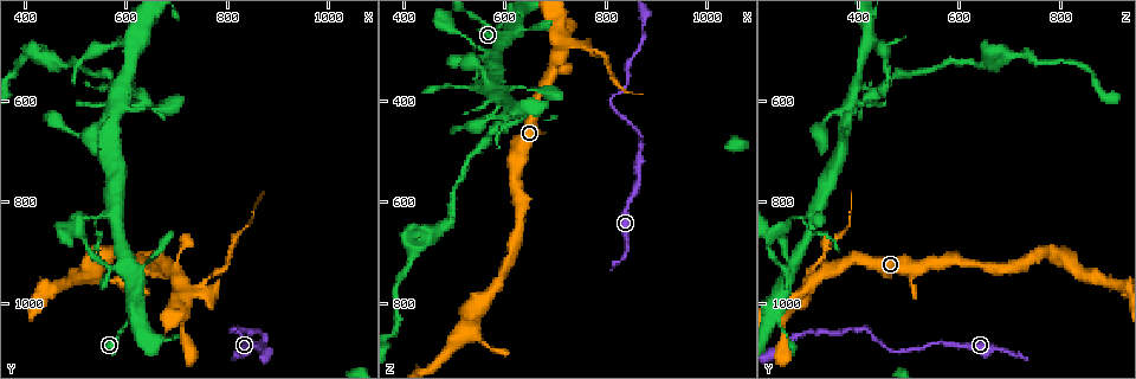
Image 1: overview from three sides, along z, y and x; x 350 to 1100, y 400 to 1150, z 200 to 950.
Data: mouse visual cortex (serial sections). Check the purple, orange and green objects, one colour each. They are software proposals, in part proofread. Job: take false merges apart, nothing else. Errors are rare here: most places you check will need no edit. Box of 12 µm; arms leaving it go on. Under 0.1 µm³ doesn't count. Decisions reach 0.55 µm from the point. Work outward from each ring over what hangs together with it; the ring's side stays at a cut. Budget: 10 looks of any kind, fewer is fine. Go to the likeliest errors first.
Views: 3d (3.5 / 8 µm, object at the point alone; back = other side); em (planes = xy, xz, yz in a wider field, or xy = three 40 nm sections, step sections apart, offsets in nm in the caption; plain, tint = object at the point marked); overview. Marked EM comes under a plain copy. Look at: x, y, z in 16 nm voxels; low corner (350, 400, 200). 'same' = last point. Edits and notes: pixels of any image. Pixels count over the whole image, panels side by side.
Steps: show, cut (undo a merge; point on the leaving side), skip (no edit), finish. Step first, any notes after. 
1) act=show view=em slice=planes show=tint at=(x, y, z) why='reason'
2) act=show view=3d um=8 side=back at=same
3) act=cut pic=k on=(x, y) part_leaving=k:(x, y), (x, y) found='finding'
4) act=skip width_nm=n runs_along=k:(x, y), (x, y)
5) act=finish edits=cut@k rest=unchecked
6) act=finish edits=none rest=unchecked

act=show view=3d um=8 at=(810, 1055, 395) why='sharp bend'

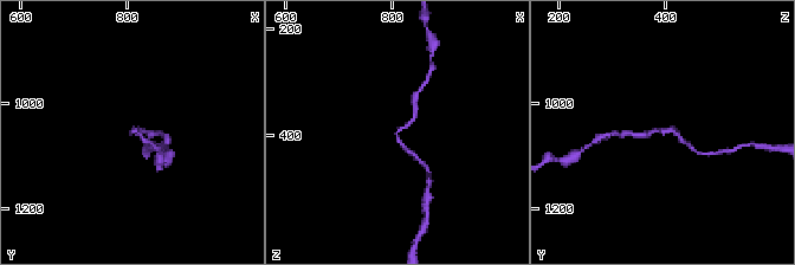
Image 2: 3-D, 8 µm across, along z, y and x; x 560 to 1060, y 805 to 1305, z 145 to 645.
act=show view=3d um=3.5 at=(810, 1050, 395) why='closer look'

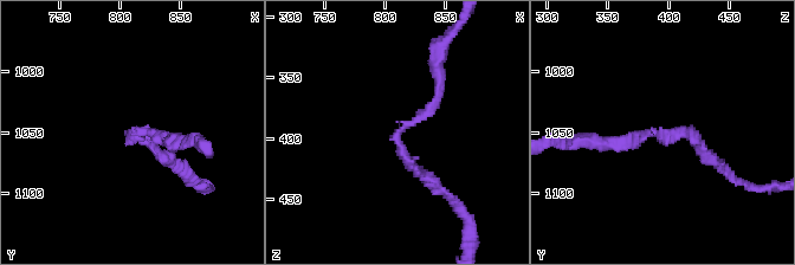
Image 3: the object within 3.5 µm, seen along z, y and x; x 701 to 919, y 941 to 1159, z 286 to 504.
act=skip arm_widths_nm=150,150 runs_along=3:(721, 165), (687, 135), (609, 142) found='continuous, no second cell'

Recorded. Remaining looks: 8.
act=show view=3d um=3.5 at=(610, 935, 275) why='branch point'

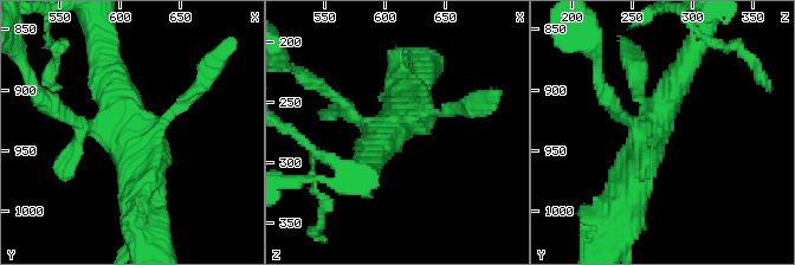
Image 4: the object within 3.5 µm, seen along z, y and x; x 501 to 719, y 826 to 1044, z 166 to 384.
act=show view=em slice=xy step=1 show=tint at=(612, 934, 266)

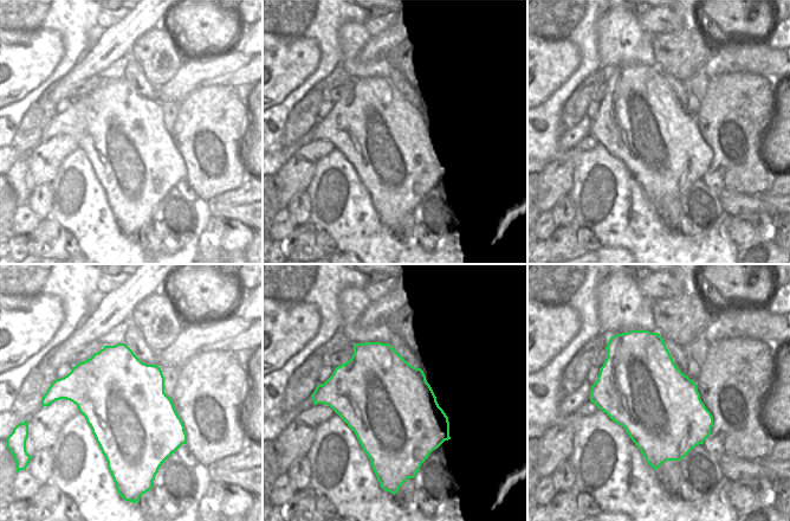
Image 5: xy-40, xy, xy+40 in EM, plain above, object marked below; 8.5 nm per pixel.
act=skip runs_along=4:(625, 205), (666, 96), (685, 68) found='one cell here'

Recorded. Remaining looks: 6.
act=show view=3d um=3.5 side=back at=(580, 825, 315) why='arms part here'

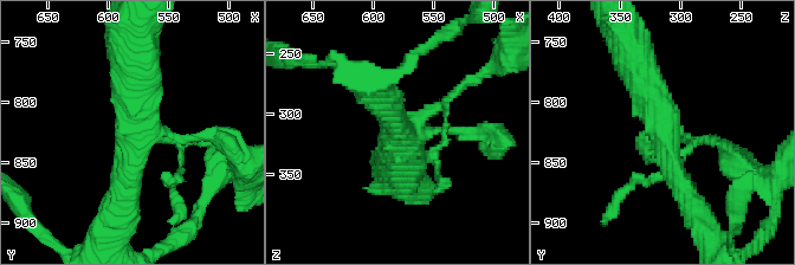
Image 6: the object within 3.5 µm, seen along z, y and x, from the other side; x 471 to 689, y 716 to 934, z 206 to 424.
act=show view=em slice=xy step=2 show=tint at=(580, 832, 310)

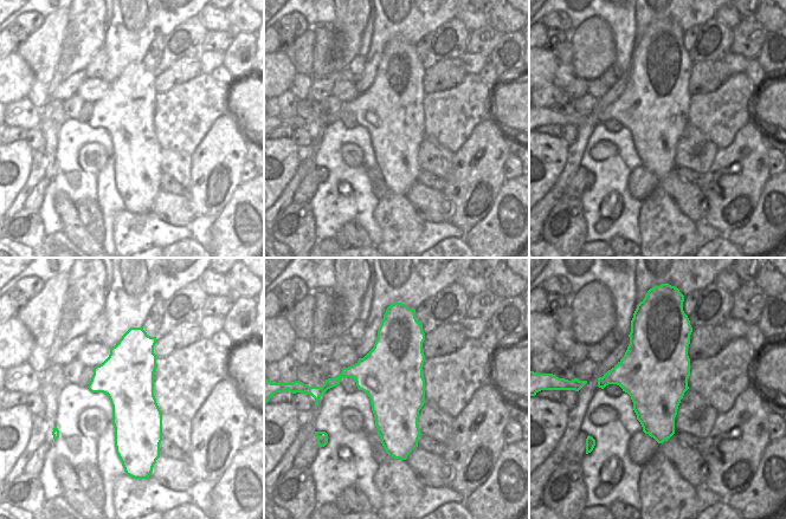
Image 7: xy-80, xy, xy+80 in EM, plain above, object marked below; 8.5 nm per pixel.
act=skip width_nm=550 runs_along=6:(693, 208), (637, 66) found='all the same cell'

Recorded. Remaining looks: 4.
act=show view=3d um=8 at=(610, 485, 425) why='sharp bend'

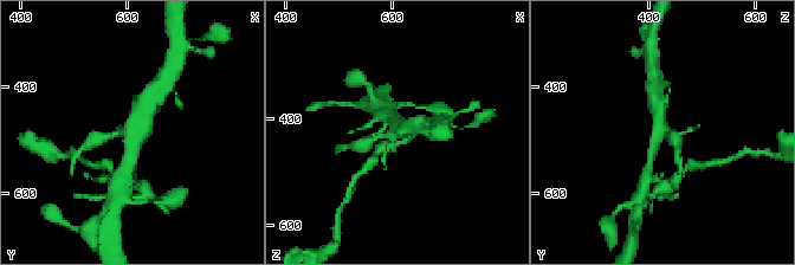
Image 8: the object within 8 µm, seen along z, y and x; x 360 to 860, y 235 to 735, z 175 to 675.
act=show view=3d um=3.5 at=(610, 485, 425) why='closer look'

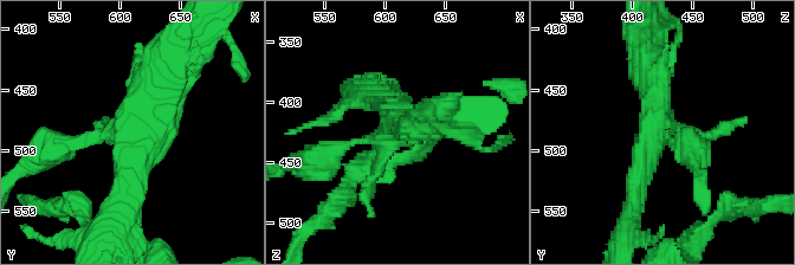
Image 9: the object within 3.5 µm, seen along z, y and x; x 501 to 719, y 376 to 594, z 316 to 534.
act=show view=em slice=xy step=3 show=tint at=(610, 490, 418) why='need the tissue'

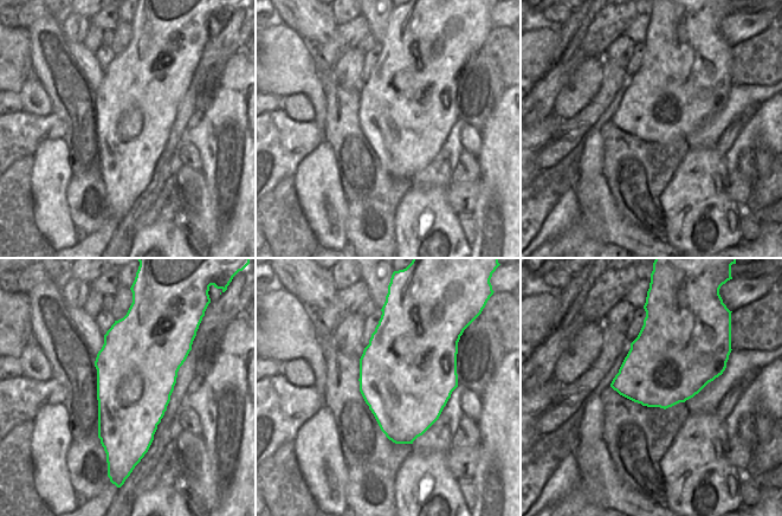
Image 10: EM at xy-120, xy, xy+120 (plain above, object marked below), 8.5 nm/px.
act=skip runs_along=9:(121, 209), (168, 68) found='one cell here'

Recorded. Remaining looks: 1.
act=finish edits=none rest=unchecked

